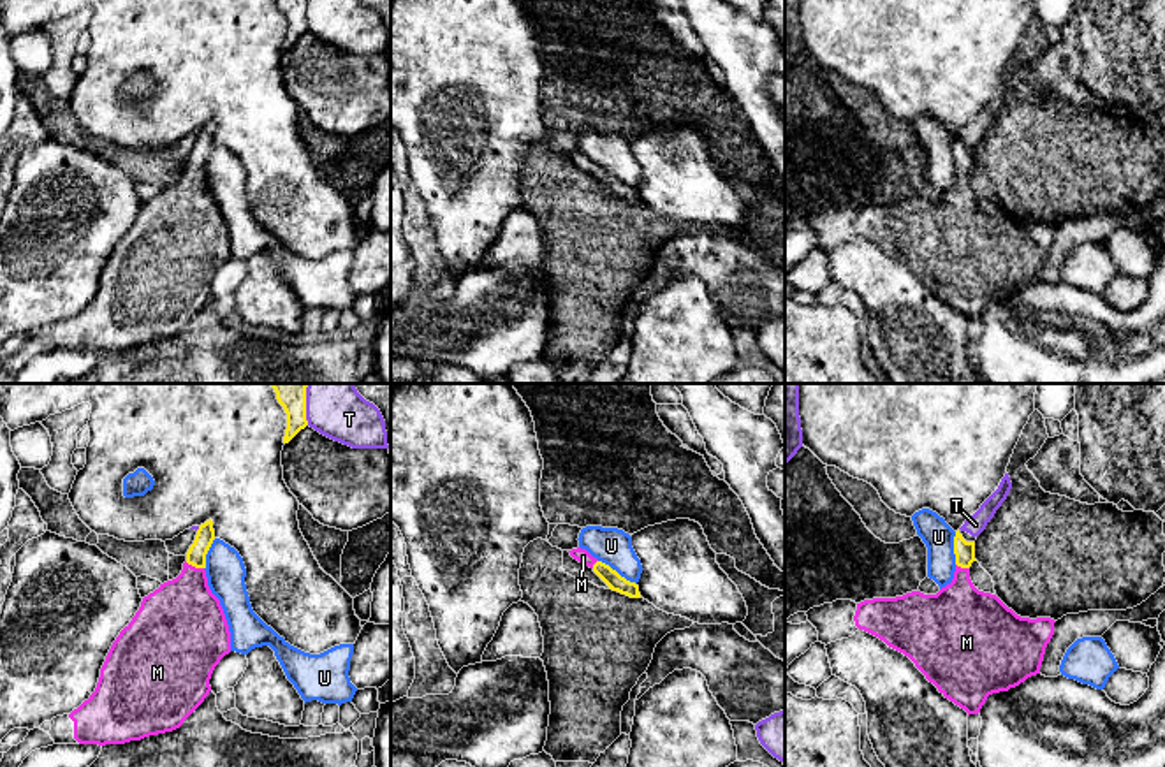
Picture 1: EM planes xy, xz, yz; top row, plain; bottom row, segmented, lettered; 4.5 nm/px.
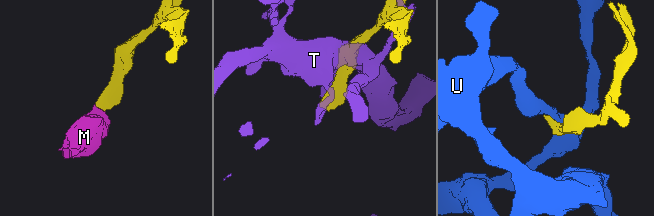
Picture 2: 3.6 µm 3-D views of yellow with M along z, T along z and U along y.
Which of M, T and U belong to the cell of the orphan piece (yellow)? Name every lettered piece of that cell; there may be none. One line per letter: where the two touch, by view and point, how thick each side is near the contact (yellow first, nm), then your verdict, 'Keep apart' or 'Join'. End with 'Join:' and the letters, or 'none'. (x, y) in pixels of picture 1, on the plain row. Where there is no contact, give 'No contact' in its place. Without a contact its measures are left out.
M: Touches yellow at xy (194, 171). Thickness 90 nm (yellow) against 360 nm. Join
T: Touches yellow at xy (305, 16). Thickness 110 nm (yellow) against 220 nm. Keep apart
U: Touches yellow at xz (616, 178). Thickness 80 nm (yellow) against 170 nm. Keep apart
Join: M

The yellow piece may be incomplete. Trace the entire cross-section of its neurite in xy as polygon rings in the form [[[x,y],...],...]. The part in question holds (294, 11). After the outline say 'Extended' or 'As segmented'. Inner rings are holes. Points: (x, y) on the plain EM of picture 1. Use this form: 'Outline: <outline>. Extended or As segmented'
Outline: [[[276,0],[276,5],[287,19],[283,49],[289,49],[301,35],[308,32],[306,0]]]. As segmented

